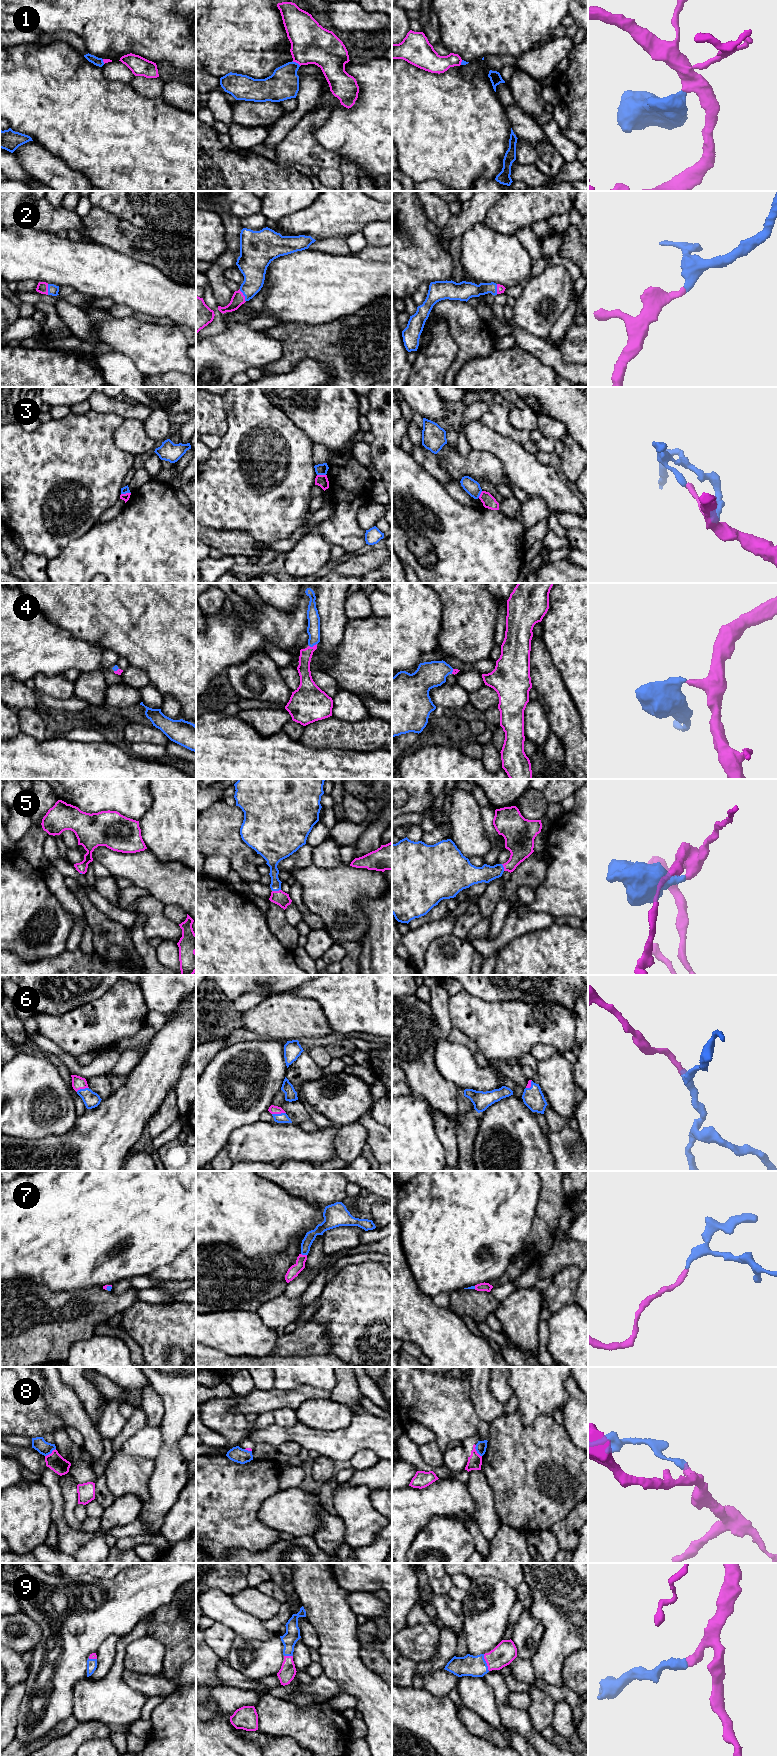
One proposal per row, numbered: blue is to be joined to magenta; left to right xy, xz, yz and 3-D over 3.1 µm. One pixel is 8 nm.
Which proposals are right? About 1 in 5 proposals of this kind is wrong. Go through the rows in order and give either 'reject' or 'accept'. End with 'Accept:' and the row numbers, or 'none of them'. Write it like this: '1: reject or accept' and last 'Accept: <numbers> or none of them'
1: reject
2: accept
3: reject
4: accept
5: accept
6: accept
7: accept
8: reject
9: accept
Accept: 2, 4, 5, 6, 7, 9

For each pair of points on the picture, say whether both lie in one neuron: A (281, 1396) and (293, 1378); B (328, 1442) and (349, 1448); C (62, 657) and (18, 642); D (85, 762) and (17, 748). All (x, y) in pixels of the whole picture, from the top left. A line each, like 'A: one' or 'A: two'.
A: two
B: one
C: one
D: one

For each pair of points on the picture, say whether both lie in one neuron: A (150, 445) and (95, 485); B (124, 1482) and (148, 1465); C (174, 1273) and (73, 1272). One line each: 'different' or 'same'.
A: different
B: same
C: different

